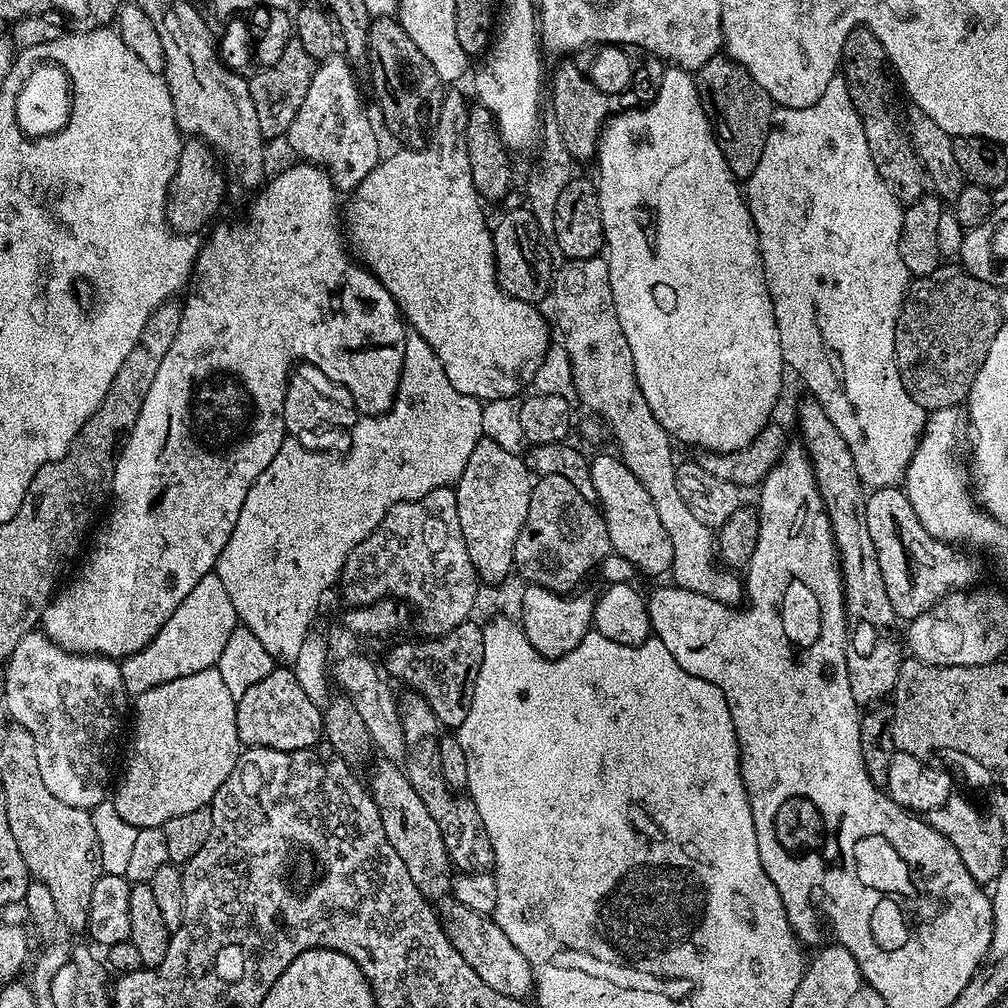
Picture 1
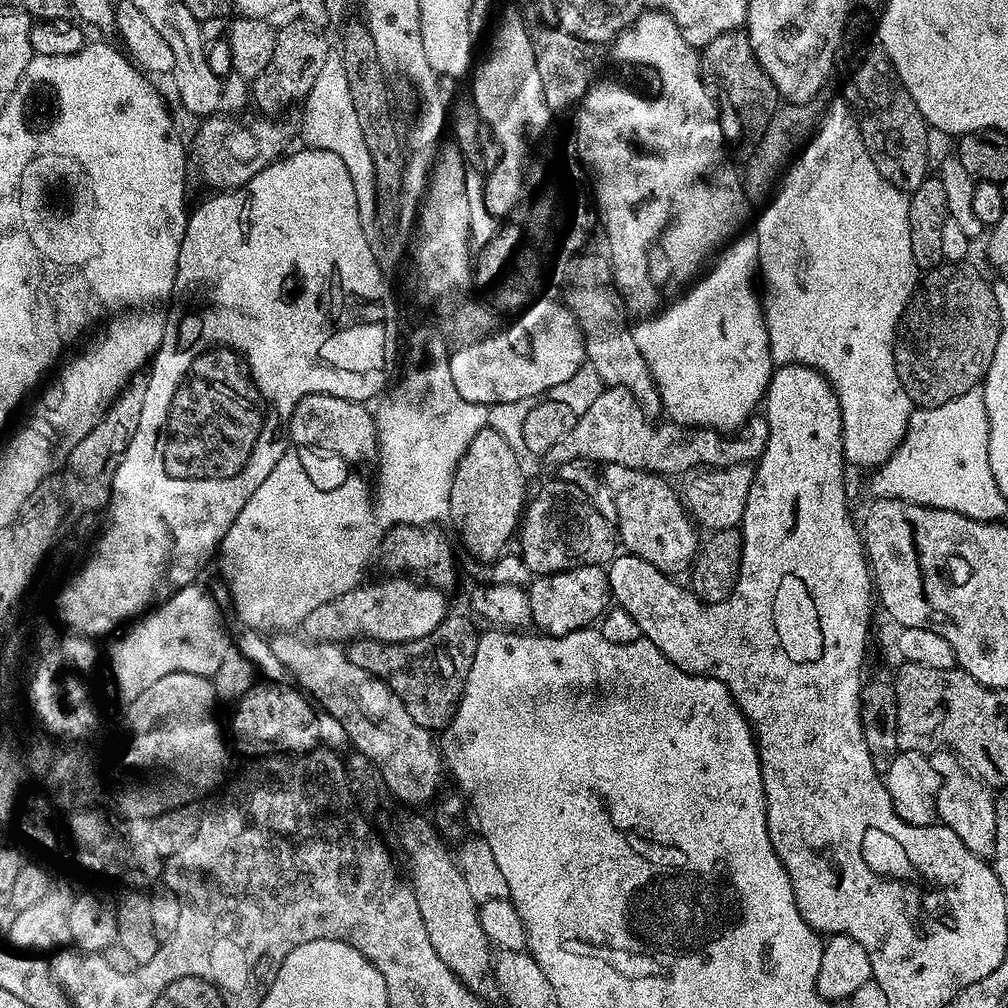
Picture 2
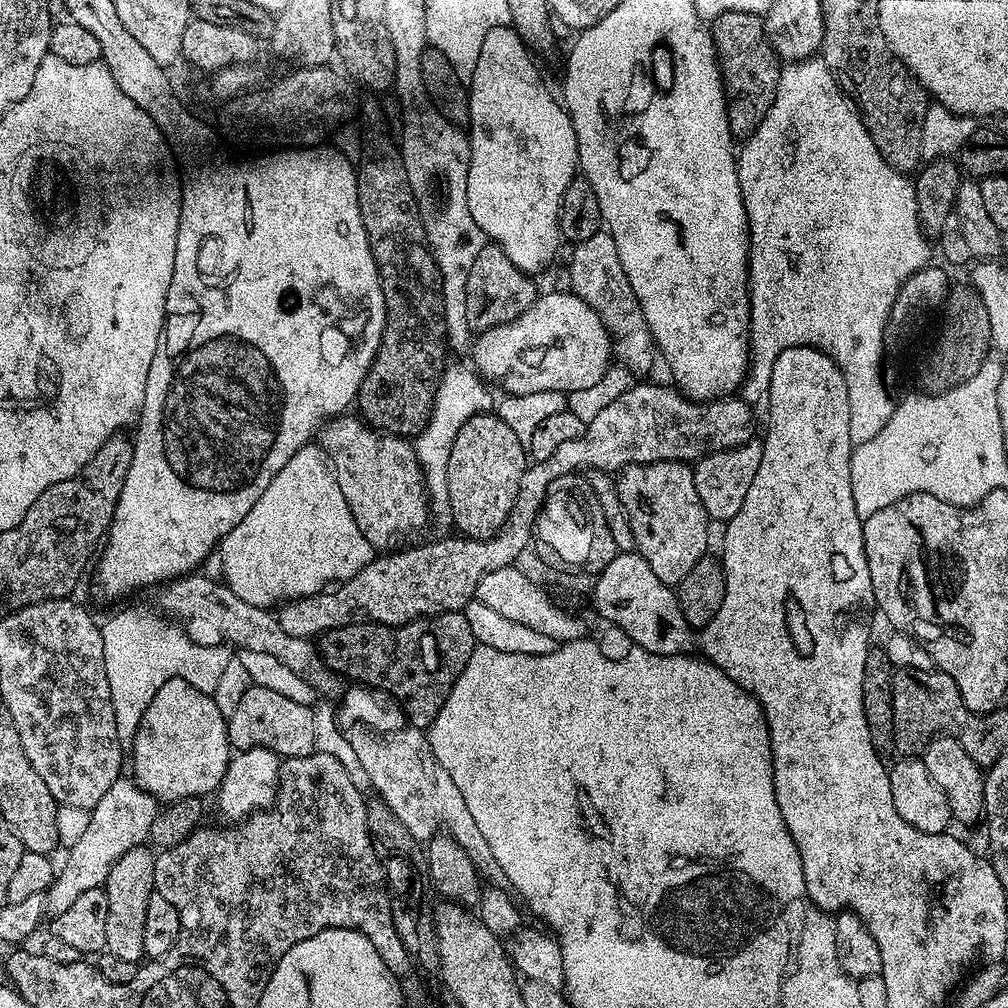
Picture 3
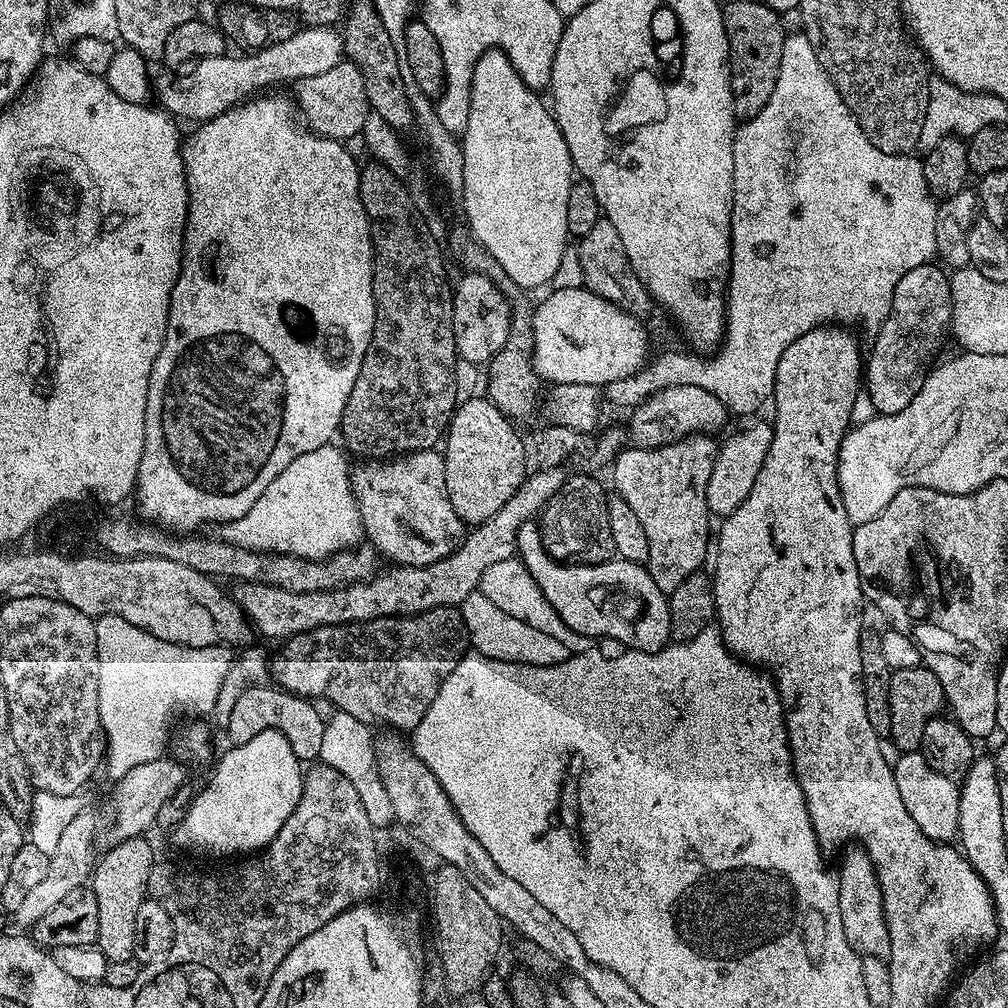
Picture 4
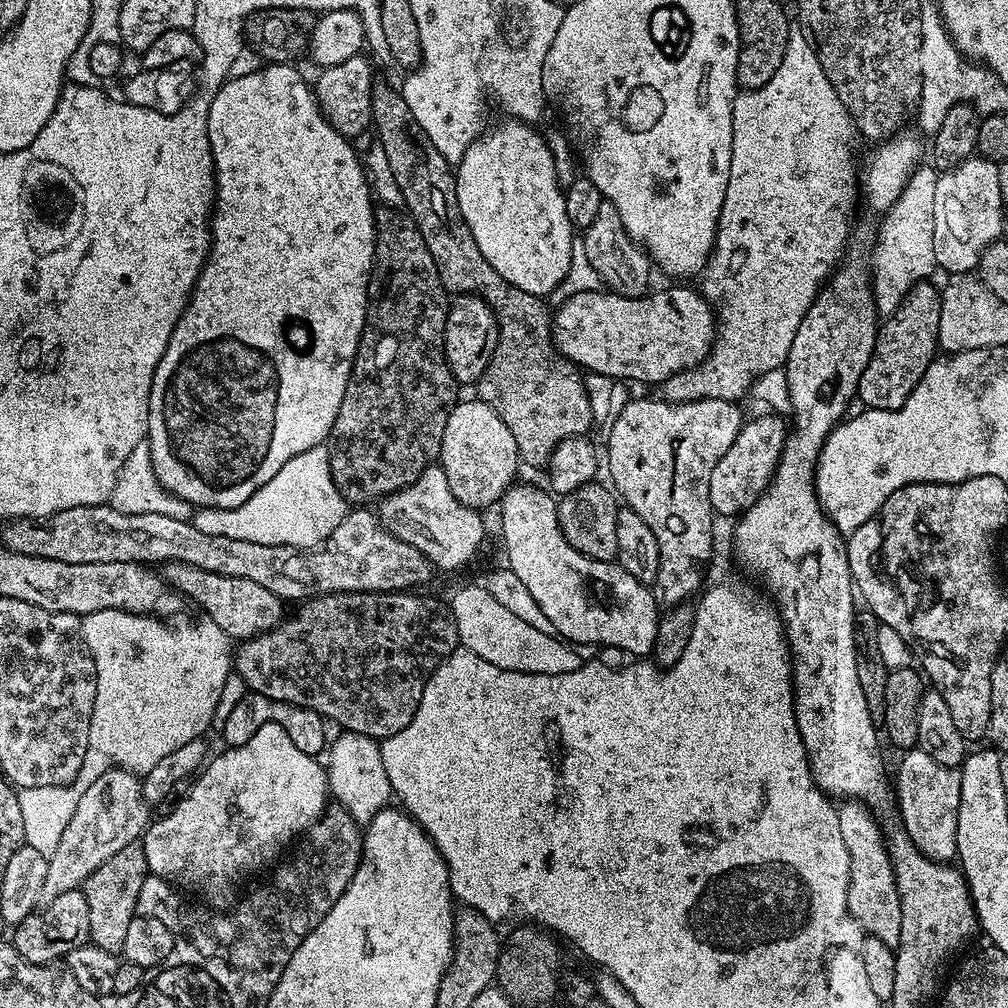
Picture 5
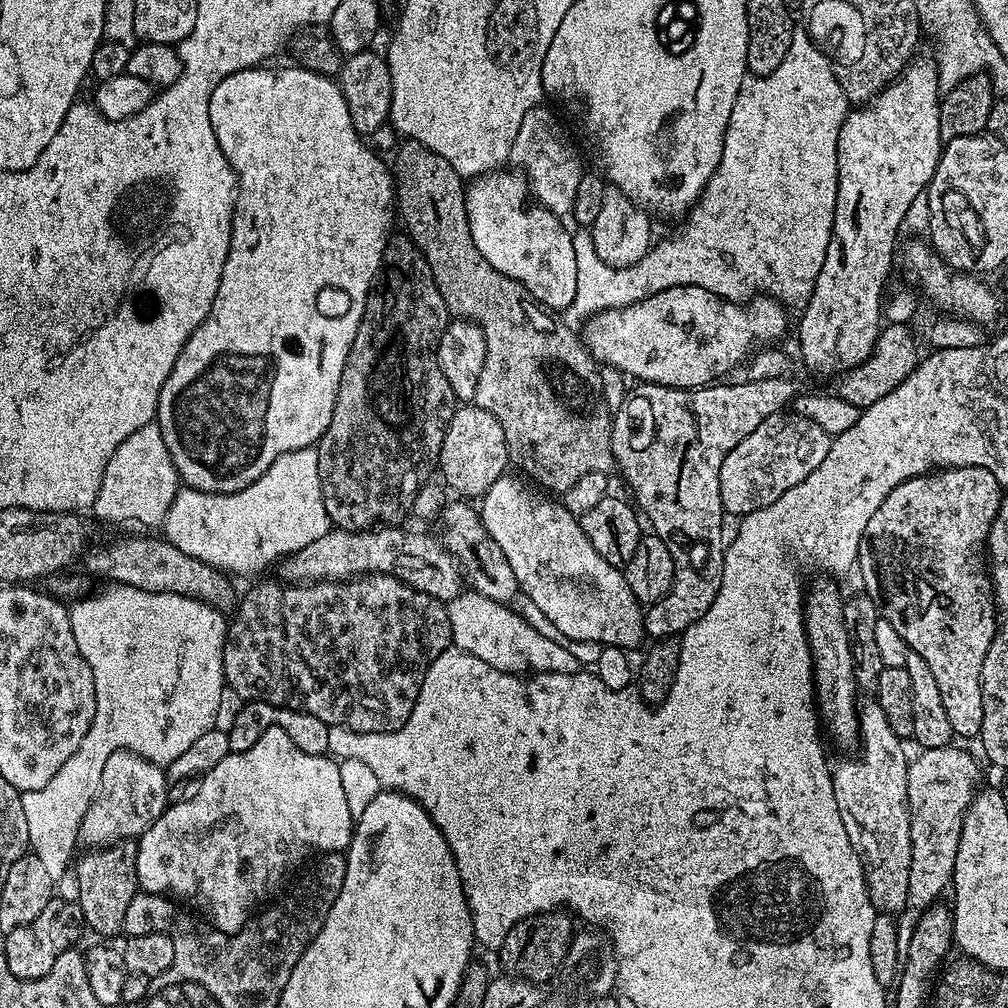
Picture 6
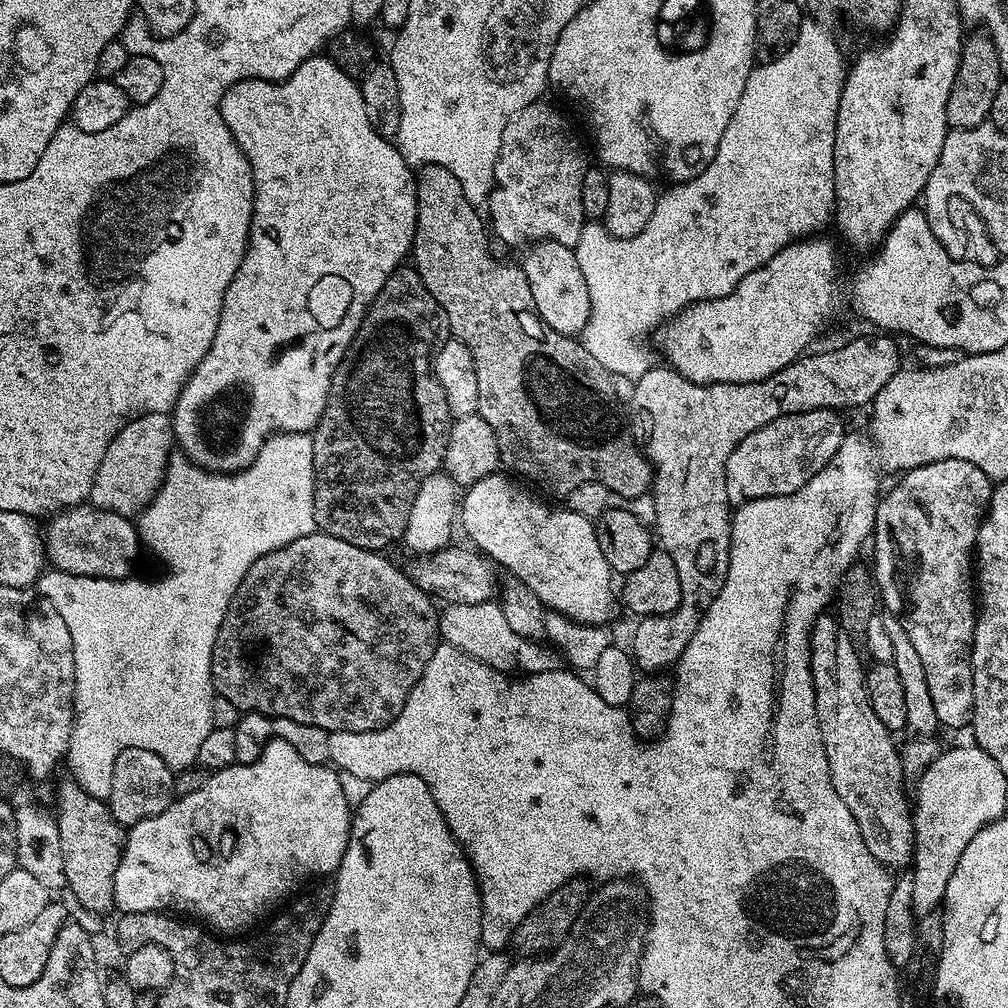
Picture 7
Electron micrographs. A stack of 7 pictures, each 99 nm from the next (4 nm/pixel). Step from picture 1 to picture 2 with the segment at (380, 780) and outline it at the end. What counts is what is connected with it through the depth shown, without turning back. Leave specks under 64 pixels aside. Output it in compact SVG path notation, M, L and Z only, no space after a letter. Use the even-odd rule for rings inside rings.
M408 816L399 821L400 848L408 859L408 872L412 893L426 925L430 946L438 950L438 958L454 970L454 974L477 996L487 997L487 992L497 991L494 975L494 945L482 930L480 910L476 900L462 878L462 870L457 857L448 853L449 845L436 831L435 823L424 816Z

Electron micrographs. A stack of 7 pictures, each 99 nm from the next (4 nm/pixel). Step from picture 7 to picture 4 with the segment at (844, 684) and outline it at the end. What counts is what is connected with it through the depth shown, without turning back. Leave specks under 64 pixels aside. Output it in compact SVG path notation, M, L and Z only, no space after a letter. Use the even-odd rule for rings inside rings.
M853 842L843 849L838 871L838 906L842 914L843 943L849 944L856 955L887 961L890 954L890 930L882 906L882 890L870 854Z

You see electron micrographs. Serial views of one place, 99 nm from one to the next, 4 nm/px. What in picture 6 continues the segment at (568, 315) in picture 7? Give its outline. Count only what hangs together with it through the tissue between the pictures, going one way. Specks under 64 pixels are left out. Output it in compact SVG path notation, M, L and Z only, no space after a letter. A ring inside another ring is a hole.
M504 171L486 172L467 185L464 205L474 246L478 246L478 254L494 270L521 284L537 304L548 310L566 309L574 302L574 290L578 290L578 261L574 258L572 232L564 229L565 221L548 208L528 208L527 179L519 171Z

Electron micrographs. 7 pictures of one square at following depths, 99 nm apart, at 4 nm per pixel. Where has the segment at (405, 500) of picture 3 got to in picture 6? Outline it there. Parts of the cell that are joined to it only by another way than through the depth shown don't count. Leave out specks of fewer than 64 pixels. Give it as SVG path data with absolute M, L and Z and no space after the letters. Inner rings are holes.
M453 499L453 504L445 503L438 513L440 520L439 539L450 555L460 565L463 575L473 589L481 592L486 598L494 598L498 602L508 604L516 599L520 592L518 582L514 578L514 570L510 570L510 562L506 562L506 554L498 550L498 542L490 538L490 534L482 526L480 513L471 503L463 499Z

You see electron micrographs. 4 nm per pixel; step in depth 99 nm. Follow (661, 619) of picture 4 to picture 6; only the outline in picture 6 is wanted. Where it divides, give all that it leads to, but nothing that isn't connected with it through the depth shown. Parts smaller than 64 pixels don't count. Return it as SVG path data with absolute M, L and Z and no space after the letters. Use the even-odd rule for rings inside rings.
M516 474L500 476L498 482L494 482L490 490L486 490L486 494L479 501L478 511L482 526L490 534L490 538L498 542L498 550L506 554L506 562L510 562L510 570L514 570L520 592L528 596L538 609L550 618L565 641L581 640L632 650L632 647L646 636L645 609L636 601L634 594L630 594L630 586L623 571L606 562L606 558L602 558L598 550L590 546L590 538L586 538L578 517L565 508L563 503L556 501L555 504L554 501L547 500L552 498L529 486L519 475L512 475Z

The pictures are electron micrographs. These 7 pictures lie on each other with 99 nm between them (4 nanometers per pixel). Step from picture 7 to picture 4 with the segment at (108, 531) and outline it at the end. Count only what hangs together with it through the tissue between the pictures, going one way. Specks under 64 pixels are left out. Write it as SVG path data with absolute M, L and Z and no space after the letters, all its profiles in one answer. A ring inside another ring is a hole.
M563 467L540 468L536 473L533 471L512 495L510 502L506 502L506 506L498 510L498 514L475 525L449 556L433 564L388 566L392 568L385 572L384 569L377 571L369 580L347 584L344 588L313 592L295 592L269 584L240 582L233 587L236 589L231 589L231 598L245 613L252 628L257 633L260 631L266 639L276 640L275 642L283 642L322 626L357 624L383 616L414 616L417 612L435 608L455 608L479 589L482 574L491 565L517 555L518 530L522 530L524 524L543 512L548 499L564 485L564 471Z

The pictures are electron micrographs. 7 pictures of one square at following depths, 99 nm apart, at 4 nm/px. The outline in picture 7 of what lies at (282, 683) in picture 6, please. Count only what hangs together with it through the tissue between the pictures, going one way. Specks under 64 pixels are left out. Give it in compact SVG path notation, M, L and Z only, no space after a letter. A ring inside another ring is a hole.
M317 530L302 538L294 538L294 542L258 558L258 562L254 562L254 566L246 570L246 578L242 578L242 586L238 586L226 610L226 618L221 619L222 626L214 642L212 684L216 687L217 697L229 699L240 714L257 712L263 716L290 718L294 722L322 726L322 730L327 732L369 732L385 728L387 724L394 722L402 706L406 706L406 698L410 698L418 678L422 678L426 662L434 658L434 650L442 643L442 637L438 608L432 605L435 604L433 597L423 592L407 571L403 572L386 557L387 555L379 552L350 546L350 542L342 542L342 538L334 538Z

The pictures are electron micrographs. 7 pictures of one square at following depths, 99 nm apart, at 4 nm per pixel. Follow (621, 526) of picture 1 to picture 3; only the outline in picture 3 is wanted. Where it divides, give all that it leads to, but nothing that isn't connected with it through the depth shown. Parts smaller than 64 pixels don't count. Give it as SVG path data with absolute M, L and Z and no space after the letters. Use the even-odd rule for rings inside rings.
M663 460L653 464L629 464L615 477L618 498L630 518L630 530L634 530L635 551L650 562L650 570L654 570L662 582L673 586L680 585L682 578L690 574L694 562L709 551L710 521L702 506L702 498L698 498L698 490L694 490L692 470L693 465L683 460Z

